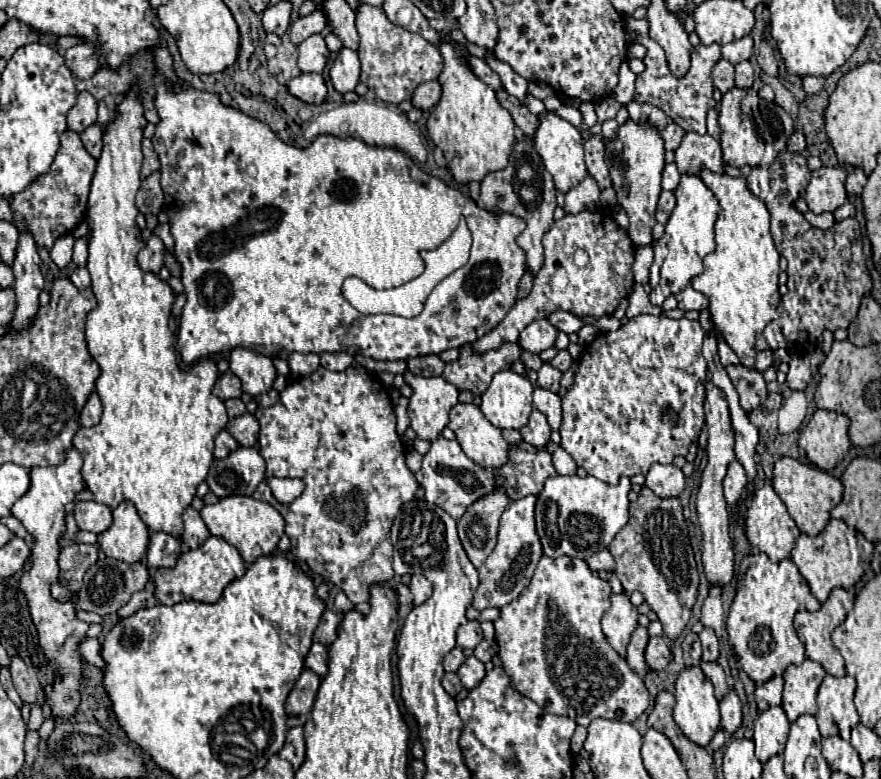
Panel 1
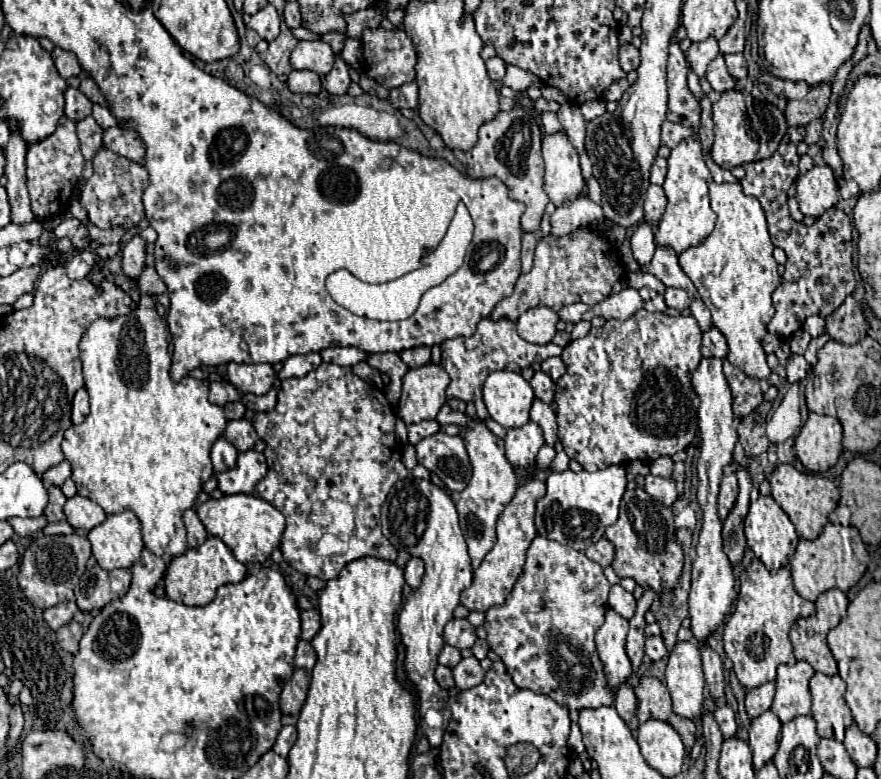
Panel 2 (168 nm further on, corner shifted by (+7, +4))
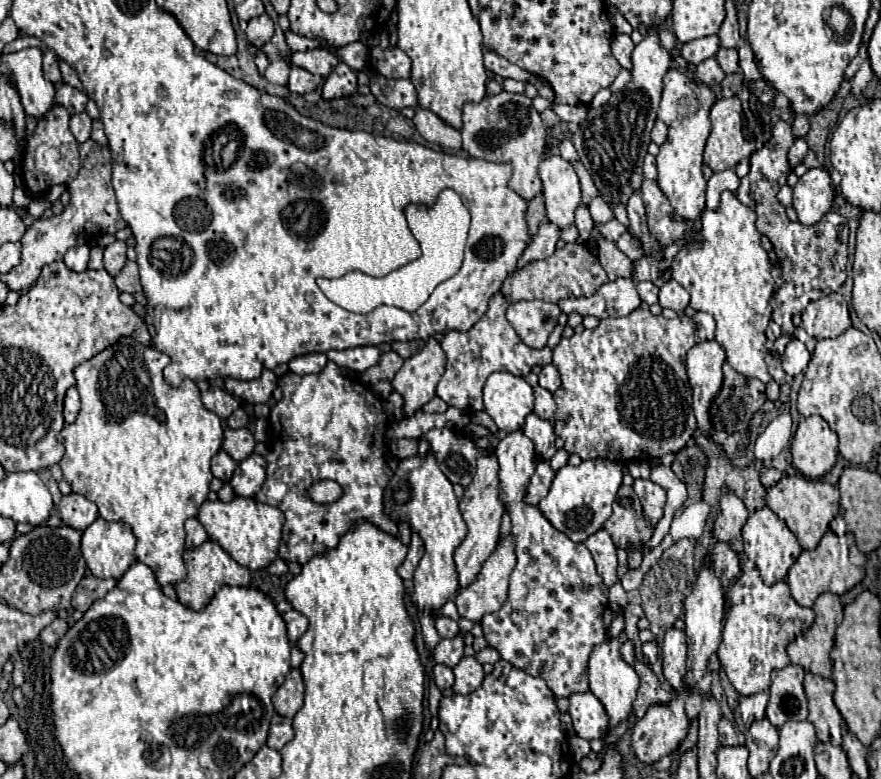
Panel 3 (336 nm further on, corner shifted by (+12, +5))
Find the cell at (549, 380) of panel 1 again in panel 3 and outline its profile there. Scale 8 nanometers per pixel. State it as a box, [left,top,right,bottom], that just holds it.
[533,385,555,421]

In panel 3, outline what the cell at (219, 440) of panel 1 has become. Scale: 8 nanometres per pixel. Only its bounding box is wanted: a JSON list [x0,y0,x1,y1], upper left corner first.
[211,449,237,483]

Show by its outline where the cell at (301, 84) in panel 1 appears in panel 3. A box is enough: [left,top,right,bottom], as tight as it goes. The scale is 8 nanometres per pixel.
[289,67,321,95]

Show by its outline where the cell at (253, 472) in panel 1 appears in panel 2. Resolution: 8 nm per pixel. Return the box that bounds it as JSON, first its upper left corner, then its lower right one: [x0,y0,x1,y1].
[218,450,268,494]

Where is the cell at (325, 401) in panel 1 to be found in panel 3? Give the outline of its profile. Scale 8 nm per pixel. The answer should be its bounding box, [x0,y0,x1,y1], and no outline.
[255,361,399,565]

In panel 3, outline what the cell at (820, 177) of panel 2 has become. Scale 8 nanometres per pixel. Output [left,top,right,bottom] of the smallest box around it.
[793,169,833,225]

